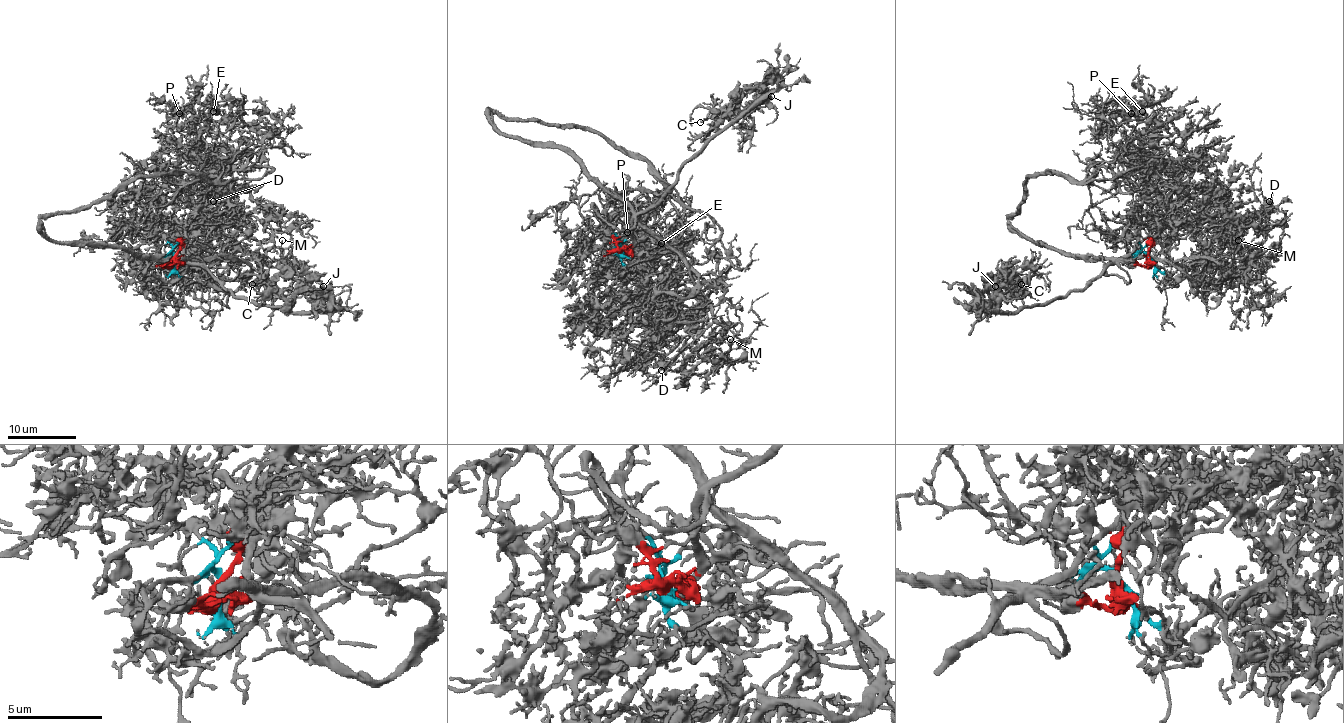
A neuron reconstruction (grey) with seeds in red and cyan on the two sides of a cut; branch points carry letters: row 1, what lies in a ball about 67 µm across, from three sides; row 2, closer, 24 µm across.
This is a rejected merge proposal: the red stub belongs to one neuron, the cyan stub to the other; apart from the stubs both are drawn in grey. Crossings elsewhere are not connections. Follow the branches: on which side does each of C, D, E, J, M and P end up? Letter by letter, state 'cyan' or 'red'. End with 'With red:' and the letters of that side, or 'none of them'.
C: red
D: cyan
E: cyan
J: red
M: cyan
P: cyan
With red: C, J

